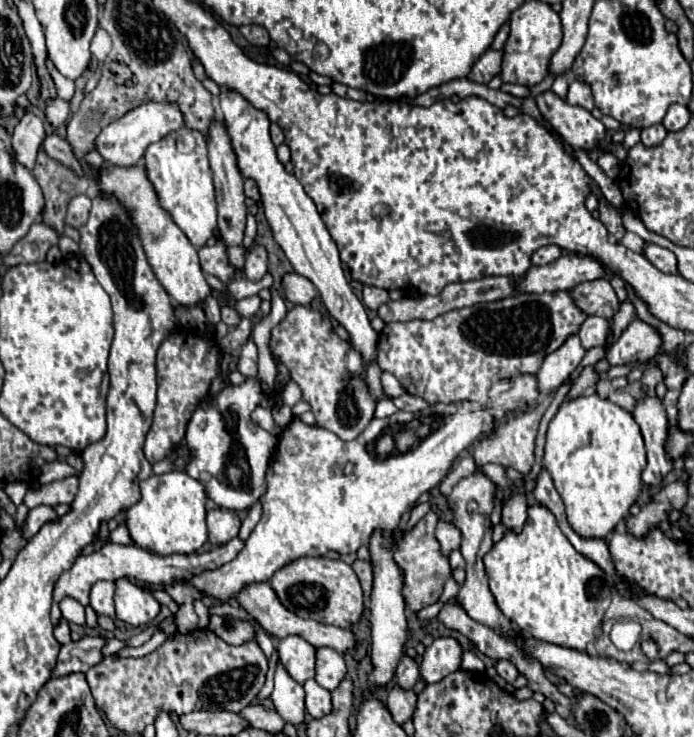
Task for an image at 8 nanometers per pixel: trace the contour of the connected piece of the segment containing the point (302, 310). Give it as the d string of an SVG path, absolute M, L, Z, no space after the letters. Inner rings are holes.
M304 305L292 307L272 329L270 351L288 367L292 381L302 389L302 401L312 407L320 427L336 433L344 441L352 441L374 419L378 399L374 399L368 389L364 377L366 363L348 341L342 341L336 335L328 317L320 311Z

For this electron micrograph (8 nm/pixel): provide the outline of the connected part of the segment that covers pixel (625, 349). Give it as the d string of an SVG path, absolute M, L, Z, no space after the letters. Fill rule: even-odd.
M634 319L620 339L616 339L608 351L606 361L610 365L628 365L638 361L648 361L658 353L660 347L660 335L654 327L642 323L640 319Z

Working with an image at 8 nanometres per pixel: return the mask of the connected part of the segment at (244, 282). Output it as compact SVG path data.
M268 272L261 280L253 282L245 277L233 278L228 284L230 293L236 297L236 300L241 300L253 295L257 295L260 290L270 288L273 284L273 277Z

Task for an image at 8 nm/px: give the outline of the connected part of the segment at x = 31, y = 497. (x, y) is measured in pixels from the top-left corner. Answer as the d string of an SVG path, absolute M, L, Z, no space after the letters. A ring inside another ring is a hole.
M72 475L62 481L52 481L48 485L42 485L38 491L28 490L24 504L30 509L41 504L50 505L50 507L70 505L72 499L76 497L76 491L78 491L78 479Z

